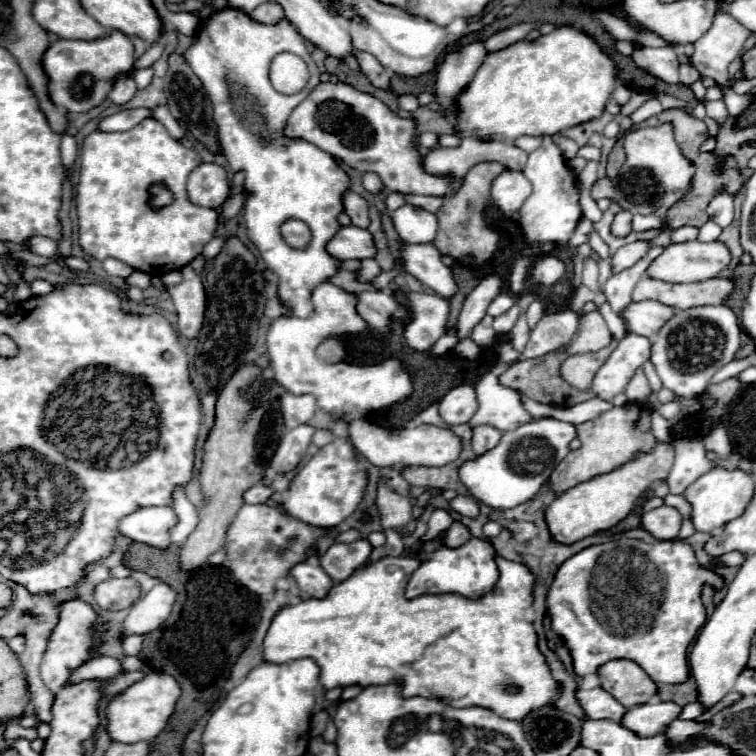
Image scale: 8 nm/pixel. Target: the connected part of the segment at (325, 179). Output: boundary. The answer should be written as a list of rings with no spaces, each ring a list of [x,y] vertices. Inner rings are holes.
[[[232,7],[214,11],[200,23],[200,37],[188,49],[186,61],[212,99],[222,155],[228,159],[232,171],[244,167],[244,187],[250,191],[244,205],[246,235],[260,251],[266,267],[278,277],[280,303],[288,307],[290,313],[308,317],[310,293],[342,267],[342,261],[326,257],[326,241],[334,237],[334,229],[340,229],[338,217],[344,213],[342,193],[350,189],[348,173],[340,169],[330,153],[308,141],[288,141],[282,137],[282,127],[292,109],[320,83],[320,71],[290,21],[282,19],[276,25],[262,25]],[[280,51],[296,53],[310,69],[310,83],[294,95],[278,93],[270,85],[270,61]],[[290,217],[306,221],[312,229],[312,241],[302,251],[290,249],[280,235],[280,225]]]

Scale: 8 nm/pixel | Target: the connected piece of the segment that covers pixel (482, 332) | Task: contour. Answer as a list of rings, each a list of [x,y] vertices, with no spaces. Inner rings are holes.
[[[486,315],[486,317],[474,327],[474,331],[472,331],[470,337],[472,337],[480,347],[490,347],[490,345],[494,345],[496,333],[494,333],[494,329],[492,329],[492,323],[494,323],[494,317],[492,317],[492,315]]]

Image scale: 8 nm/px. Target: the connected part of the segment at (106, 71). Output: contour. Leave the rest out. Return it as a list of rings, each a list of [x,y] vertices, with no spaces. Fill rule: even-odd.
[[[110,31],[108,37],[100,41],[58,39],[44,55],[44,69],[50,77],[52,101],[66,111],[84,113],[98,107],[120,77],[134,71],[134,45],[132,39],[120,31]]]

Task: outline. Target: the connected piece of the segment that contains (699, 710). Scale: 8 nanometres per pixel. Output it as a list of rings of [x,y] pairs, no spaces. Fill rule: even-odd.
[[[690,703],[682,709],[680,719],[696,719],[696,717],[702,717],[704,713],[708,713],[708,709],[702,703]]]

